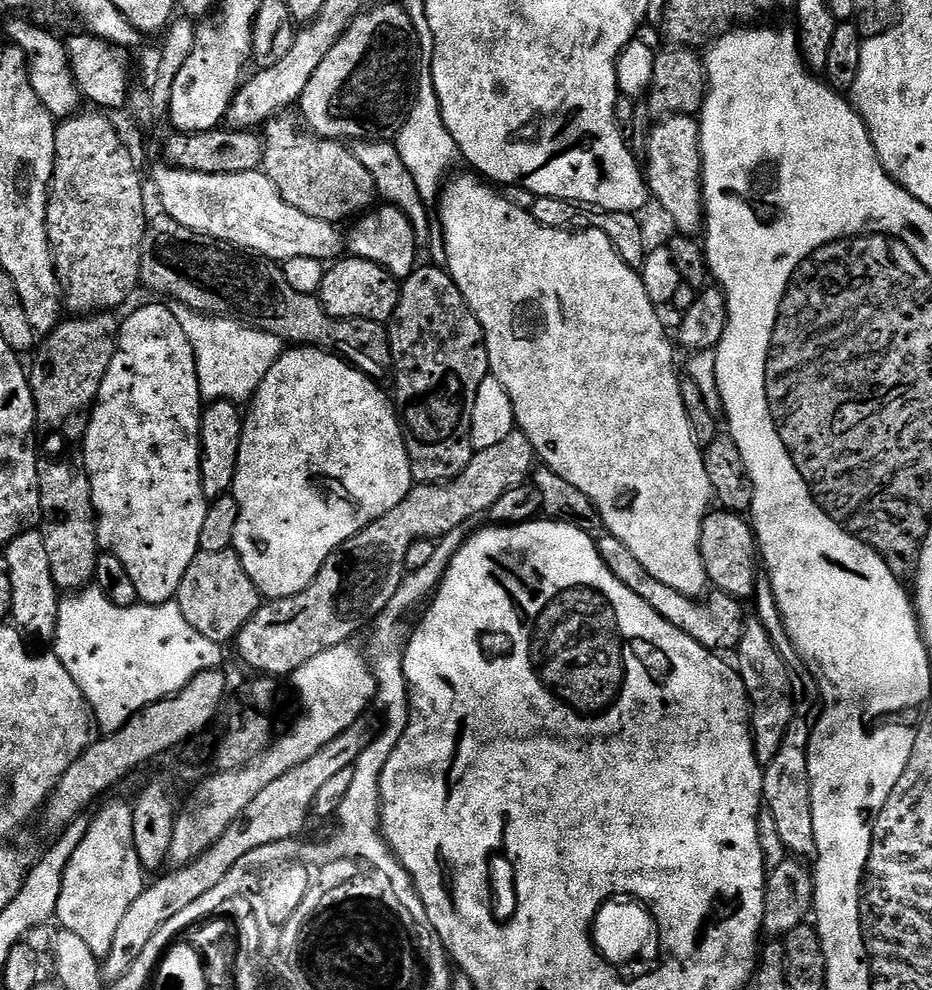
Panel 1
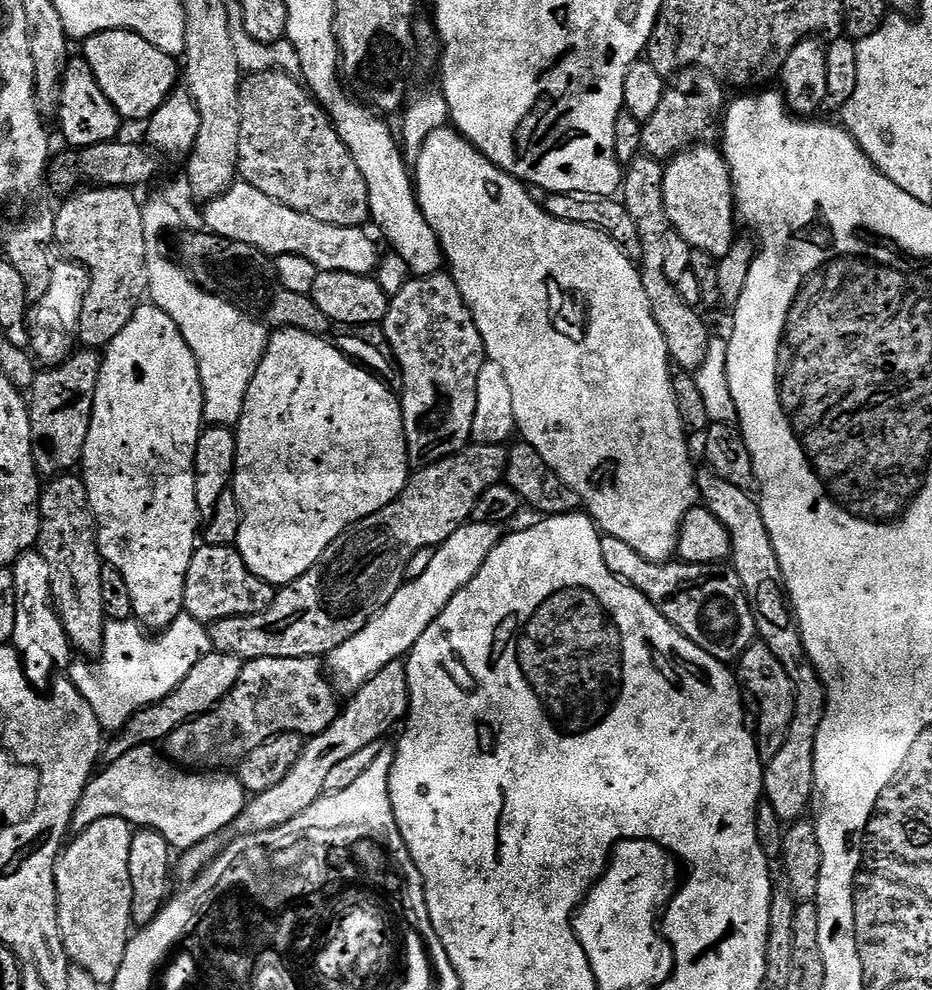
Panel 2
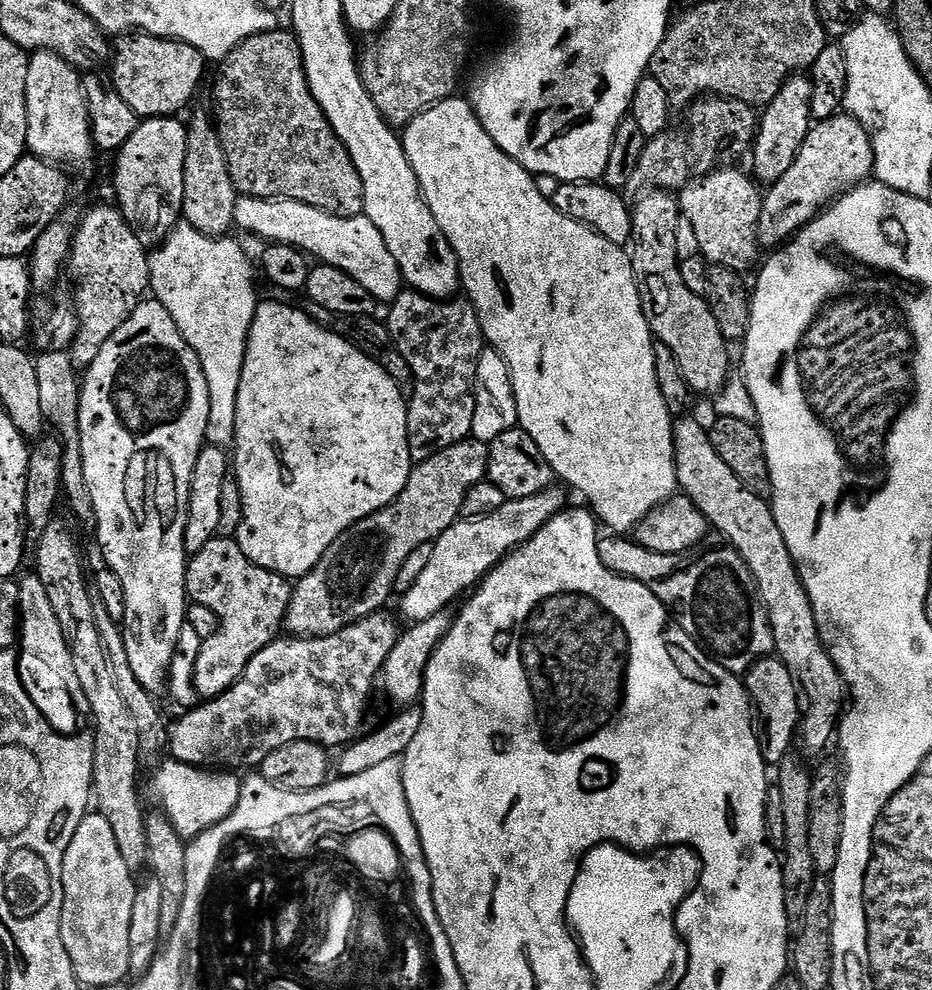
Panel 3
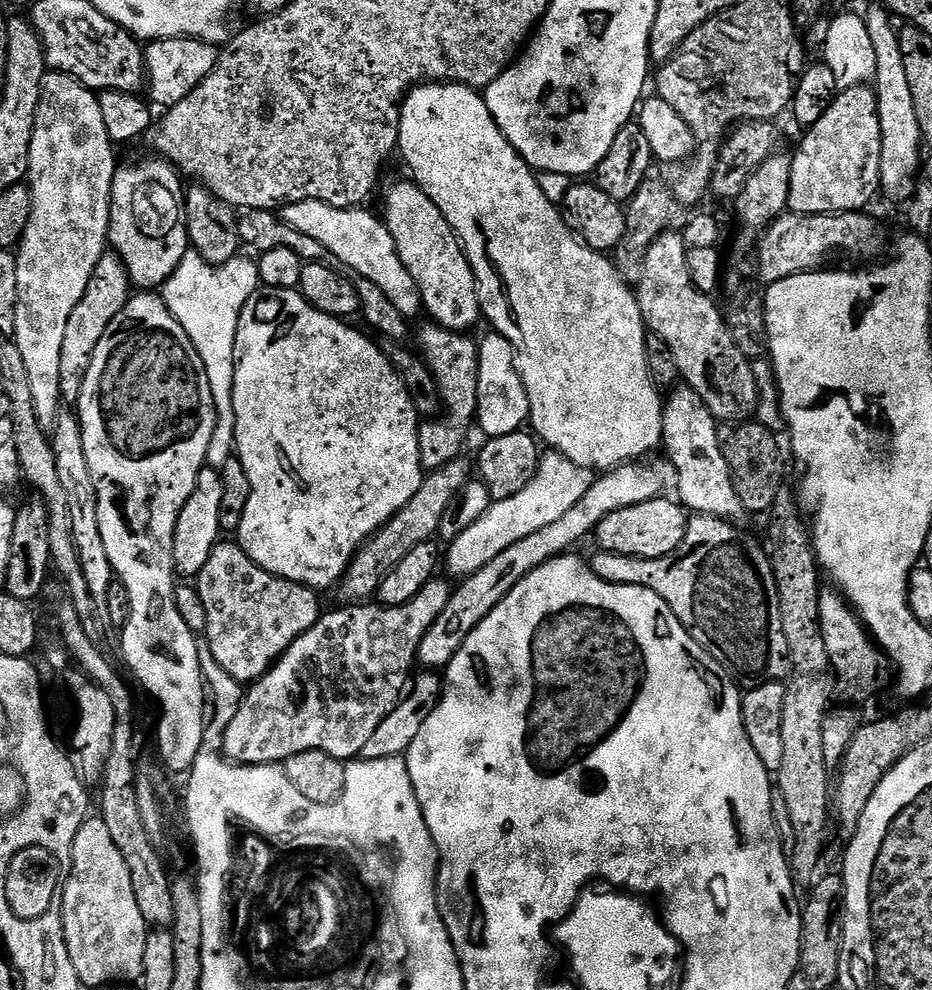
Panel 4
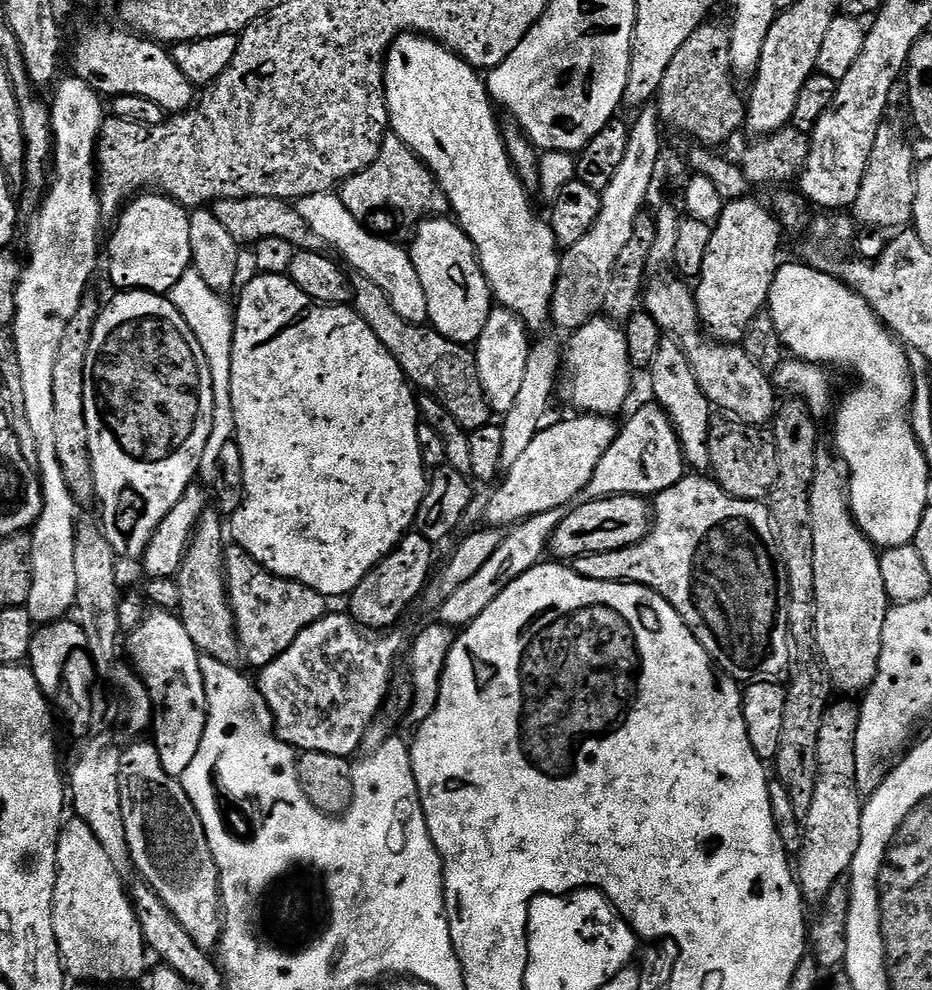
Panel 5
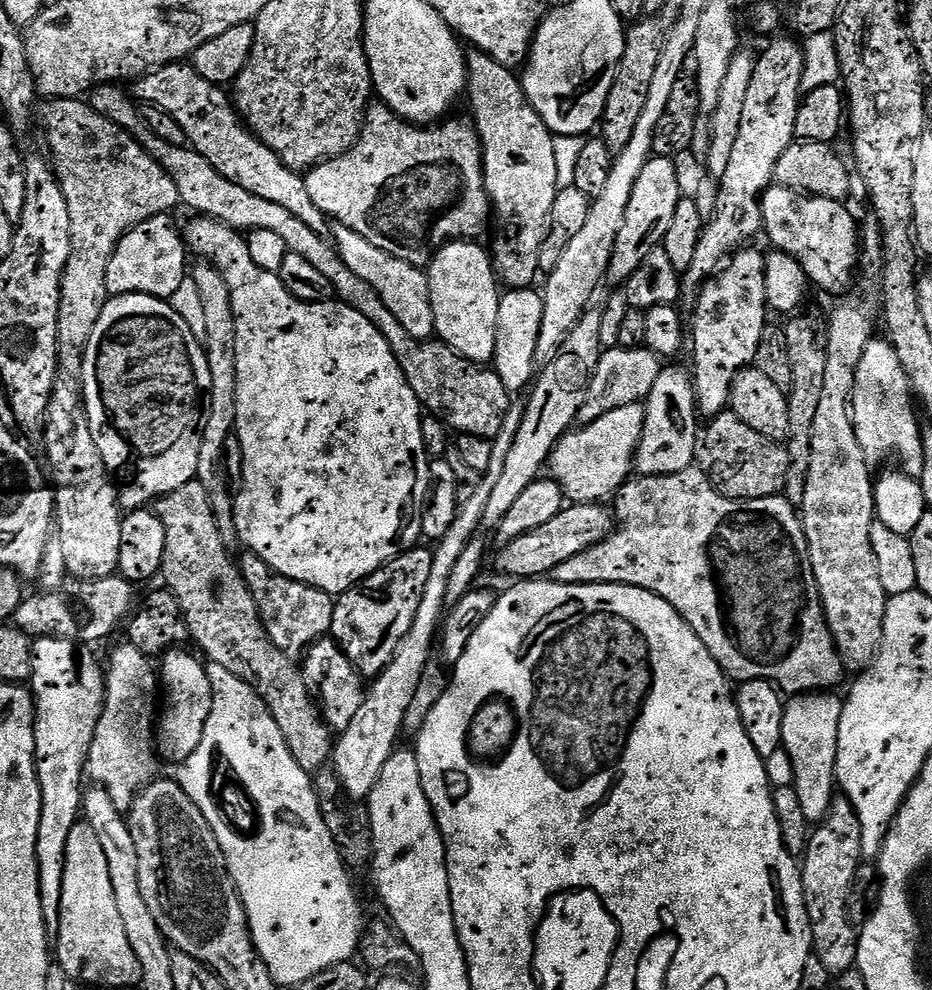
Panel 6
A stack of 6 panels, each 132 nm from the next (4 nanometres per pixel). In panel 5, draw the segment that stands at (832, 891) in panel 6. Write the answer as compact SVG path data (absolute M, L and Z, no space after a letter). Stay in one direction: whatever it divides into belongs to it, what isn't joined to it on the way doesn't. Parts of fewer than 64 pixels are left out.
M852 698L836 699L829 703L824 711L822 726L818 726L818 778L814 782L814 798L810 801L810 810L802 818L804 845L798 854L800 865L797 863L794 868L800 895L813 906L824 901L834 882L851 873L854 854L858 854L858 842L862 842L865 801L856 781L860 704Z

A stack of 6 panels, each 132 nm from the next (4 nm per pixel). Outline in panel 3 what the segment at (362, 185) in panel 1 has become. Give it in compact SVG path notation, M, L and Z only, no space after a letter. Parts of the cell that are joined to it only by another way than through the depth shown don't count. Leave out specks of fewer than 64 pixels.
M288 30L259 32L238 45L219 68L214 123L237 193L302 202L342 218L364 215L362 178L310 90L295 35Z

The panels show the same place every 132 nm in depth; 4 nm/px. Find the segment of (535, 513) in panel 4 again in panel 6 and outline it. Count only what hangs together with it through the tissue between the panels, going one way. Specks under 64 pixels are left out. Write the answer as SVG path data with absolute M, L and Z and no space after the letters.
M643 403L610 410L610 414L602 414L602 418L598 418L593 424L570 430L556 443L550 461L551 479L559 482L561 490L571 503L594 504L607 501L607 496L609 495L609 499L619 492L625 480L629 479L634 468L636 447L643 437Z

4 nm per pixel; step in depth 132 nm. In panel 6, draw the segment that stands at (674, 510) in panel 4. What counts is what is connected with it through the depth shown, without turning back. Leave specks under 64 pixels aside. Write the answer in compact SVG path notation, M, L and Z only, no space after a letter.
M569 503L561 512L554 514L550 522L538 526L538 530L530 530L530 534L522 534L509 544L503 545L496 556L496 568L512 578L544 578L562 566L562 562L570 562L578 554L585 552L590 546L600 544L614 530L614 512L603 503L574 504Z

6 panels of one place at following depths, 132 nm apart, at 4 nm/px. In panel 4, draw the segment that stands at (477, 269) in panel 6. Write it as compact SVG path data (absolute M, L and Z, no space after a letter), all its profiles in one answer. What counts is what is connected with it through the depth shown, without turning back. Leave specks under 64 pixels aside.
M405 178L388 188L384 196L384 212L382 211L384 225L396 243L398 258L402 258L402 266L410 270L410 278L414 278L416 289L420 292L420 303L425 313L429 312L431 319L444 328L455 332L467 333L476 323L481 323L482 313L480 299L476 293L476 279L472 273L470 262L464 253L464 247L456 237L456 232L446 222L442 210L430 202L430 198L411 179Z

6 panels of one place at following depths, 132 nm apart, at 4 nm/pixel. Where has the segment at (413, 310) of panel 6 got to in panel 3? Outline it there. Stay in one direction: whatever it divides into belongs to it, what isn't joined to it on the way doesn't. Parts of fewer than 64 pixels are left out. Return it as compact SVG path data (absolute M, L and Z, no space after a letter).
M245 196L237 199L234 210L235 227L249 232L252 236L261 236L264 242L289 244L299 252L315 258L321 264L332 264L341 268L350 278L362 282L373 300L381 305L391 305L405 287L404 277L394 262L394 254L386 250L378 226L370 222L367 216L342 218L331 216L329 212L318 210L309 204L293 200L263 200L257 196Z

